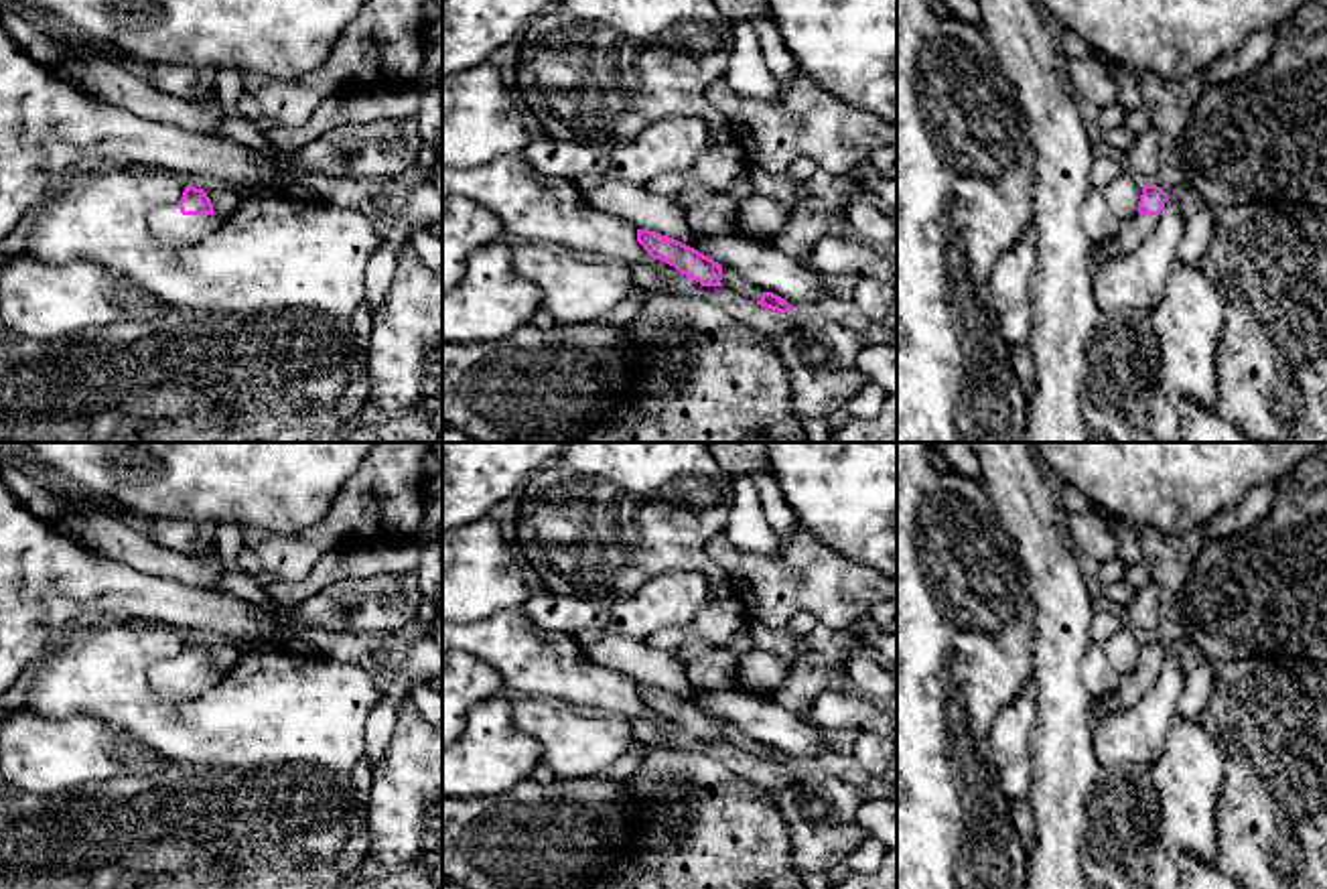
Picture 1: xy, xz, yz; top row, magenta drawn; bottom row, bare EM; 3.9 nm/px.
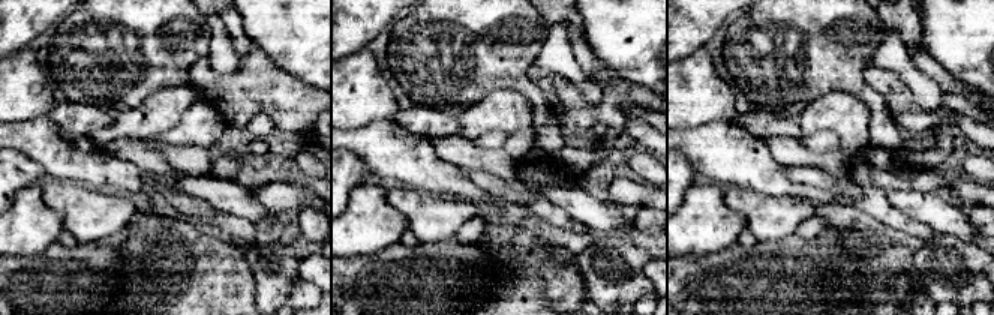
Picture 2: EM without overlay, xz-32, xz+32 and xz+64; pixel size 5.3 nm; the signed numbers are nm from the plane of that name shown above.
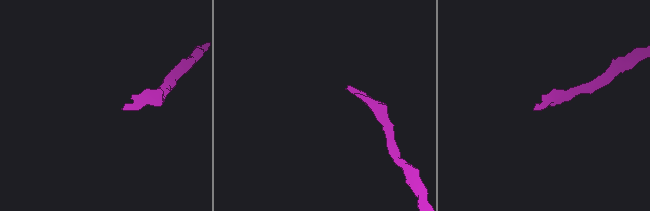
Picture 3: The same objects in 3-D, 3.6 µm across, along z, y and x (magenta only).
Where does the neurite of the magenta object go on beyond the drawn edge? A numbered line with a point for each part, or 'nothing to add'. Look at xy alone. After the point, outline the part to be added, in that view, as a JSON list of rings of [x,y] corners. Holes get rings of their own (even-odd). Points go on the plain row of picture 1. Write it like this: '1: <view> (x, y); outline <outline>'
1: xy (169, 680); outline [[[177,656],[154,664],[148,680],[158,696],[185,702],[203,696],[219,680],[219,674],[215,670],[183,670]]]

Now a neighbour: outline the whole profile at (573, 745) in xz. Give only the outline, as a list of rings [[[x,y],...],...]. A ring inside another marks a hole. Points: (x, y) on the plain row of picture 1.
[[[513,696],[511,719],[540,745],[540,761],[558,779],[597,777],[637,743],[629,721],[586,716],[558,700]]]

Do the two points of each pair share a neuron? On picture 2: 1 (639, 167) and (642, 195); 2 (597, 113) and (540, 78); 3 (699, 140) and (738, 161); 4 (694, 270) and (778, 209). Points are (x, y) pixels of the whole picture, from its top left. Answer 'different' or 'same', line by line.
1: different
2: same
3: same
4: different

